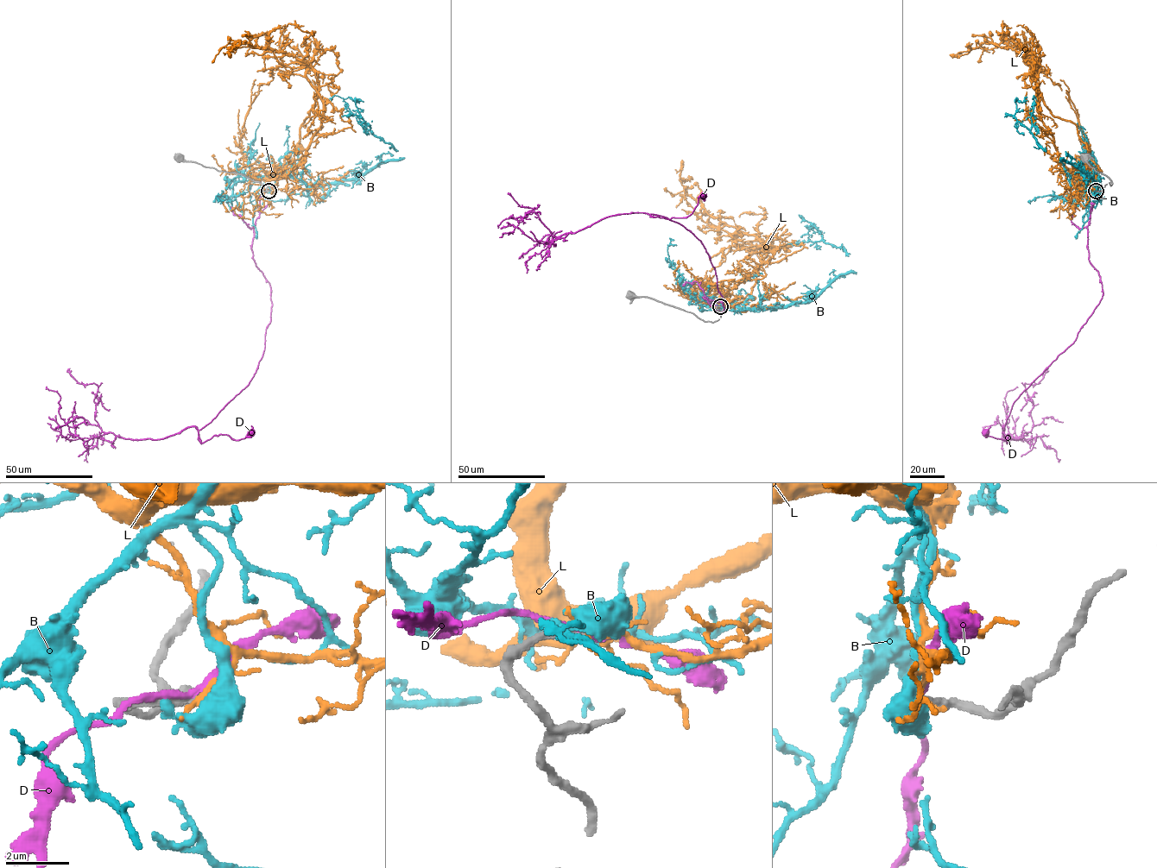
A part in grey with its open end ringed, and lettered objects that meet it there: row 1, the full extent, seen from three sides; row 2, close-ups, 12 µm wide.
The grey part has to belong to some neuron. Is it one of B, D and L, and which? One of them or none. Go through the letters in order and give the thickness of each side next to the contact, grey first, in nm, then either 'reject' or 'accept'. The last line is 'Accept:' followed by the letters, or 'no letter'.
B: 360 nm thick on the grey side, 240 nm on the other; reject
D: 300 nm thick on the grey side, 180 nm on the other; reject
L: 240 nm thick on the grey side, 240 nm on the other; reject
Accept: no letter

